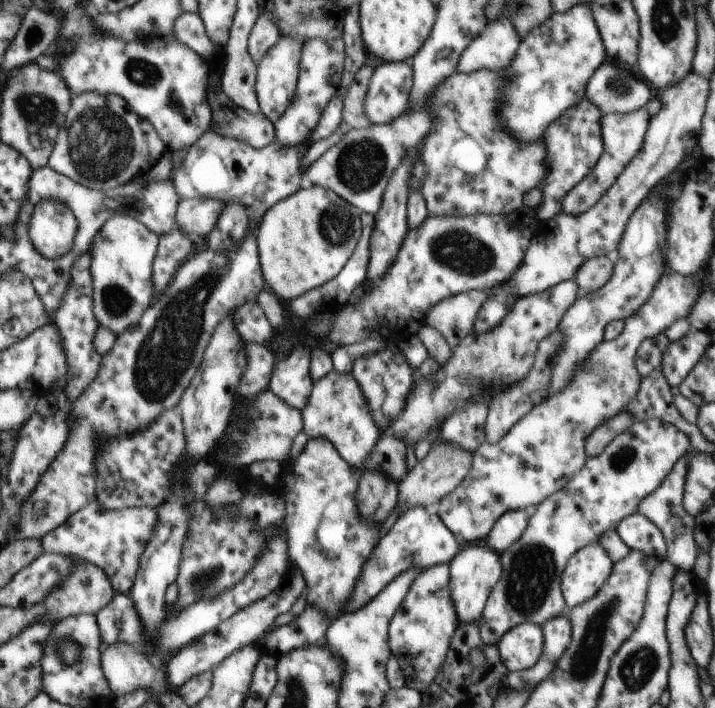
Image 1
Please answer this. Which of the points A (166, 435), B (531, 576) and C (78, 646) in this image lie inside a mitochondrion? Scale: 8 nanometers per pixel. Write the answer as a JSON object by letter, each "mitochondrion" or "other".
{"A":"other","B":"mitochondrion","C":"other"}

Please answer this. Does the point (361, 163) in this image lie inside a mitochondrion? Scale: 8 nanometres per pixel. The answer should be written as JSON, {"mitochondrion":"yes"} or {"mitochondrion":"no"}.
{"mitochondrion":"yes"}

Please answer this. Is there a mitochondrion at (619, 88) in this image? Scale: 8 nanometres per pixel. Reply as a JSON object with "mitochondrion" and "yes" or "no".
{"mitochondrion":"yes"}

